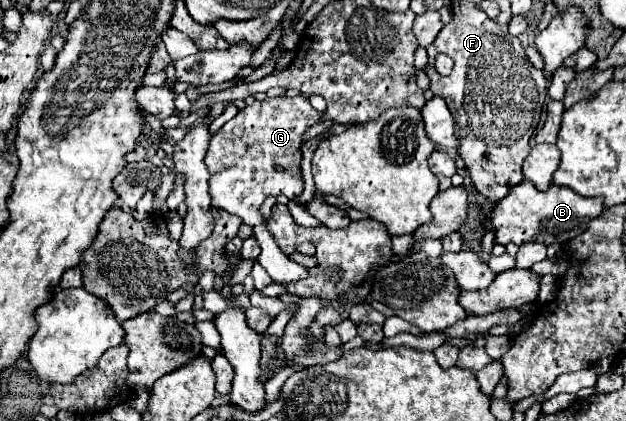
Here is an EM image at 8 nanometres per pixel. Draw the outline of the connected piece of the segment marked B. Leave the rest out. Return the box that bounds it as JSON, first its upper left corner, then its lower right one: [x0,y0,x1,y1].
[487,181,603,245]

